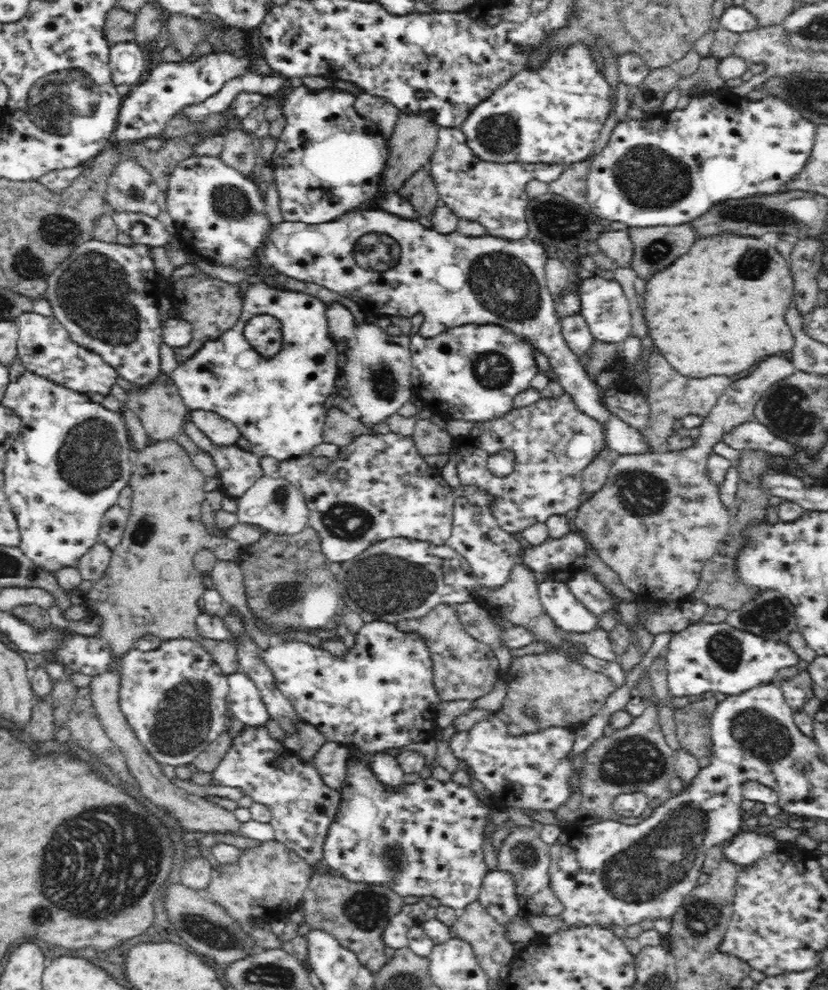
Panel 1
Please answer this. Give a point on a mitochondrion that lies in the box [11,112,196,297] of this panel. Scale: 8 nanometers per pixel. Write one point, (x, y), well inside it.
(57, 230)

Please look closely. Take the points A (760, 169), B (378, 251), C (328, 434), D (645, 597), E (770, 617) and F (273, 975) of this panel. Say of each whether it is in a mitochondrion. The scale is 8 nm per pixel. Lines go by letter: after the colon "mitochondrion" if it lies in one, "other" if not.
A: other
B: mitochondrion
C: other
D: other
E: mitochondrion
F: mitochondrion

